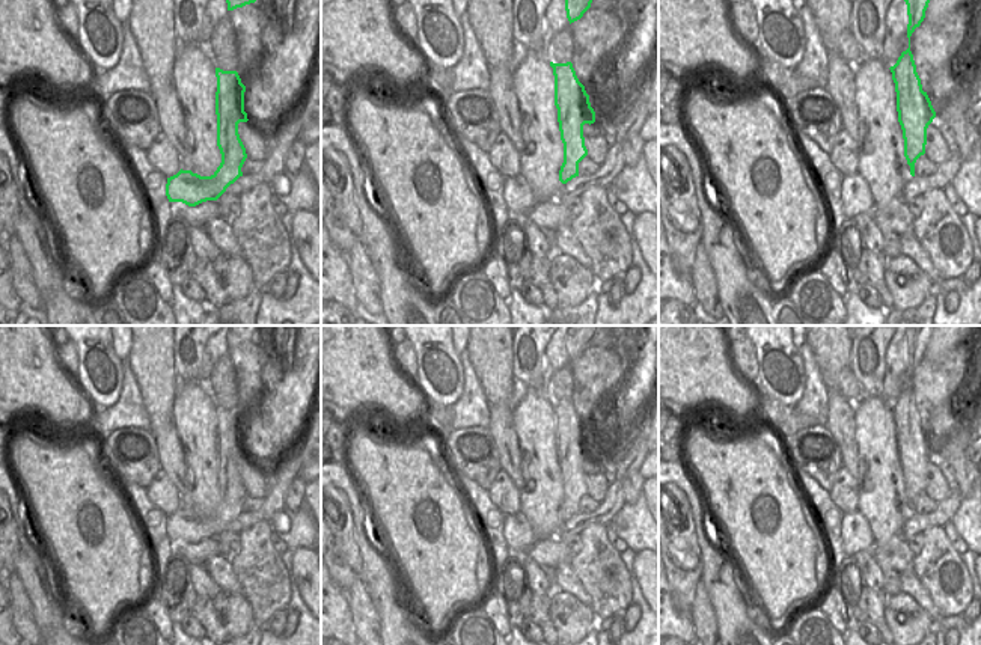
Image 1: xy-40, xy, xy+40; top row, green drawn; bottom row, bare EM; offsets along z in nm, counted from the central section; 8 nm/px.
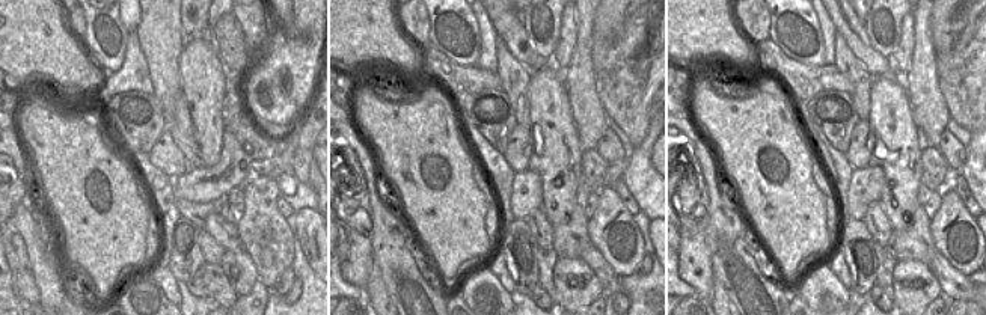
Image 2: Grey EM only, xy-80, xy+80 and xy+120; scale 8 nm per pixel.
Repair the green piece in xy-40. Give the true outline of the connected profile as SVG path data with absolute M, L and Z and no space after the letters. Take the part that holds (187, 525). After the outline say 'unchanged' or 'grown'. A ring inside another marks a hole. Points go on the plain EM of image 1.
M215 405L215 414L217 484L222 500L211 514L181 506L167 515L166 533L169 540L196 544L206 538L217 538L231 521L243 514L241 505L247 491L238 472L238 461L249 458L244 449L246 423L237 408Z | unchanged

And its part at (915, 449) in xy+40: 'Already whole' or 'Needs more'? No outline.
Already whole

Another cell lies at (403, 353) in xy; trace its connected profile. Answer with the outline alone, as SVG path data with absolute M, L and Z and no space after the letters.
M408 339L392 345L392 359L396 363L401 374L405 375L407 380L416 381L416 353L414 347Z

